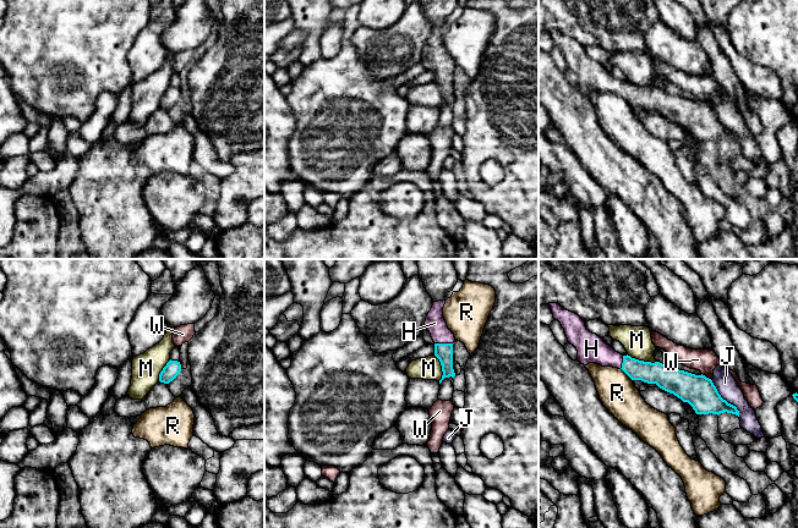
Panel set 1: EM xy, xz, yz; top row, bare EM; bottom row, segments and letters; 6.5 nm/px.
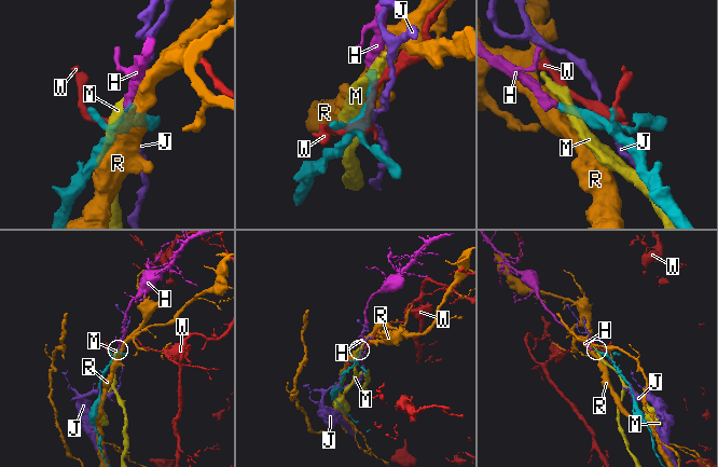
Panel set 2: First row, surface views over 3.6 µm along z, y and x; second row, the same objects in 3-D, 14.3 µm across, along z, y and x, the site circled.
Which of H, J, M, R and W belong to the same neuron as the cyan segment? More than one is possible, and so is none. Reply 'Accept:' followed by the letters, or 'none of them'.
Accept: H

